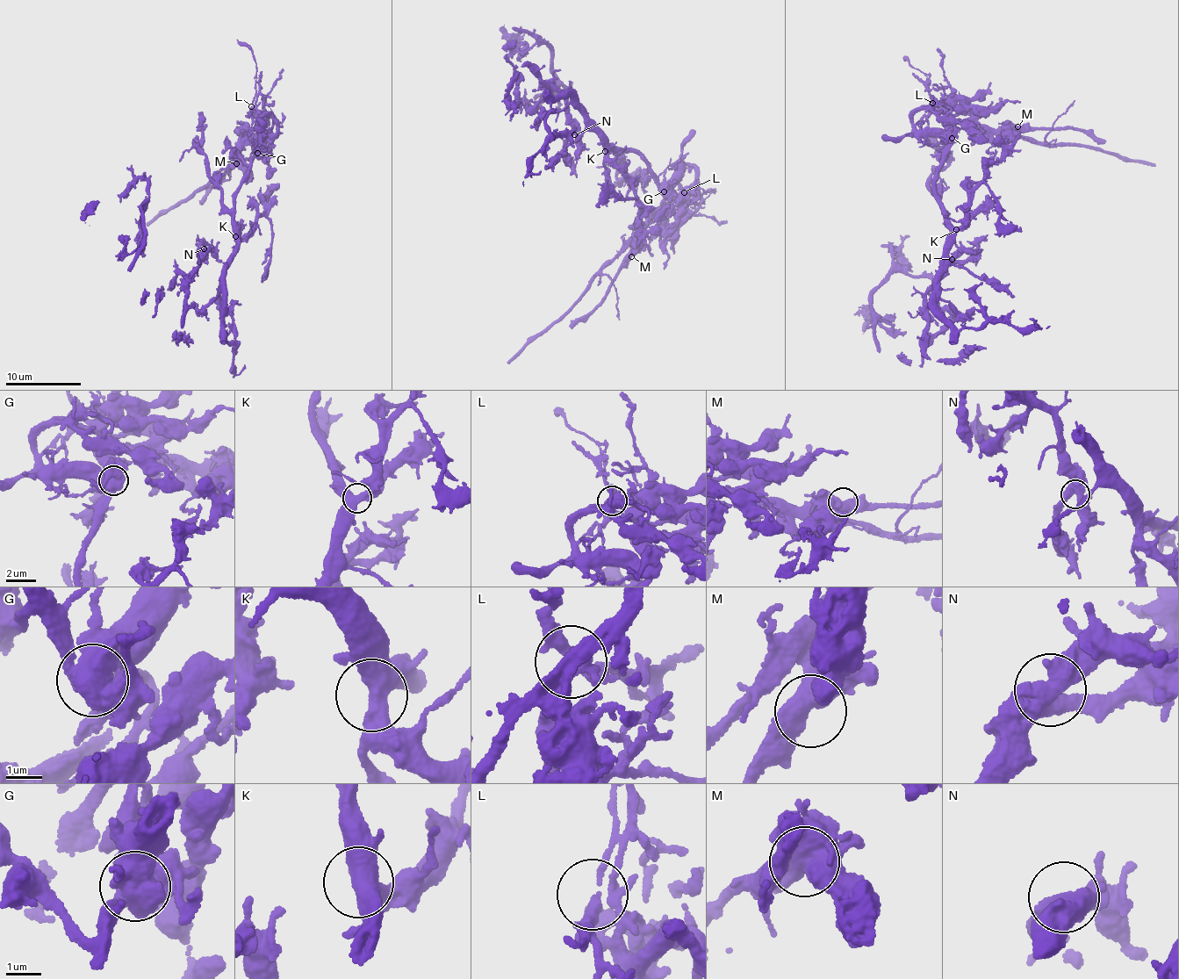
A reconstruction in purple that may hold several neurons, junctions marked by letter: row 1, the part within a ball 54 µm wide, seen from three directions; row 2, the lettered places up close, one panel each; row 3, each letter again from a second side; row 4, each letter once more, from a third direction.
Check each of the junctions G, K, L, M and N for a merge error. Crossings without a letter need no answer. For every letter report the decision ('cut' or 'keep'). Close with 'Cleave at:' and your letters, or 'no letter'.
G: cut
K: keep
L: keep
M: keep
N: keep
Cleave at: G

